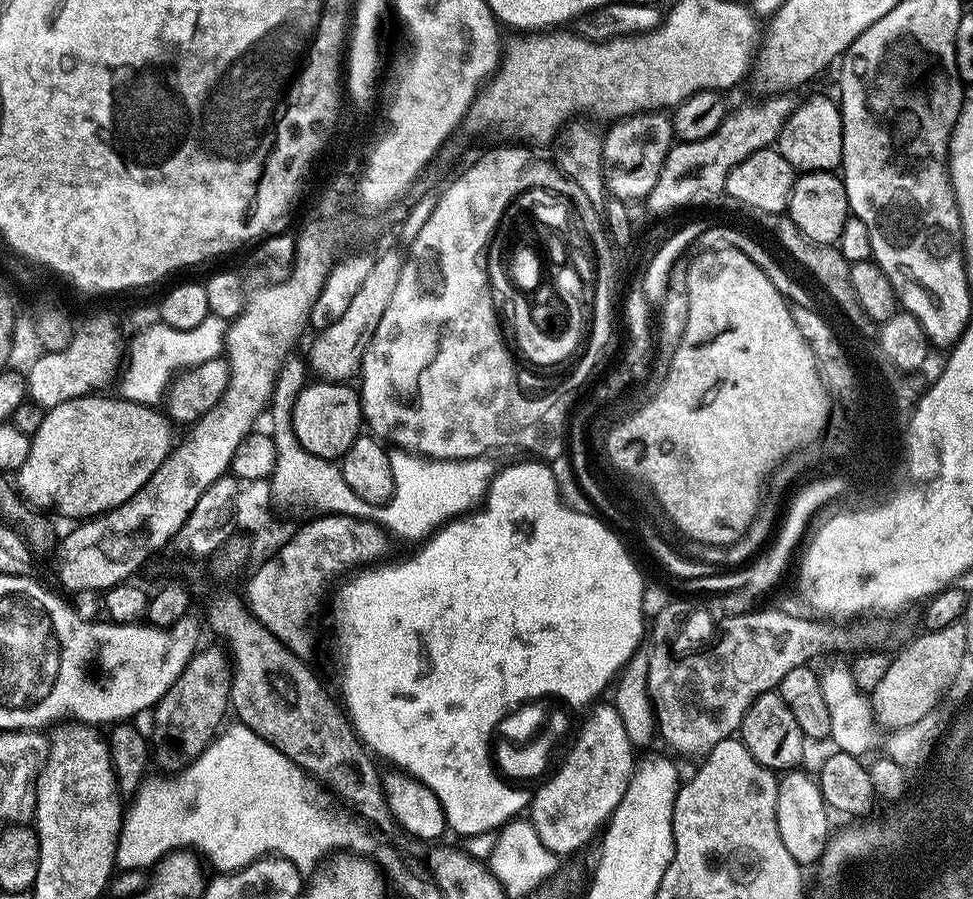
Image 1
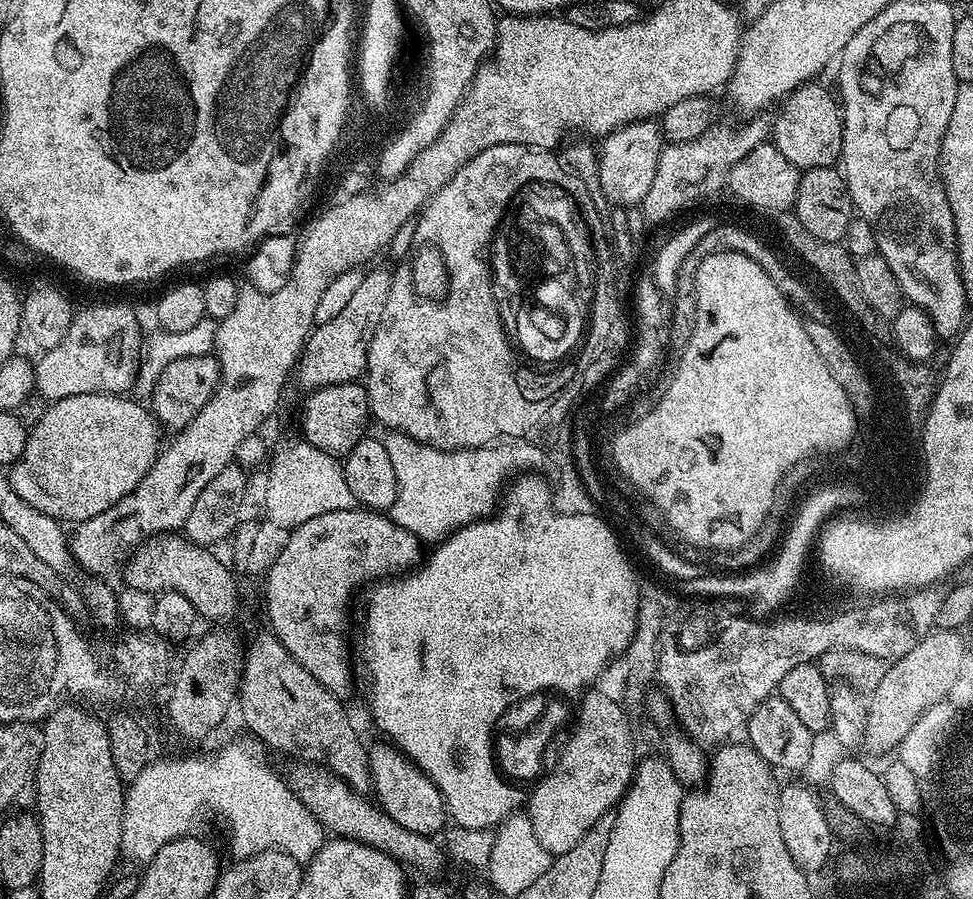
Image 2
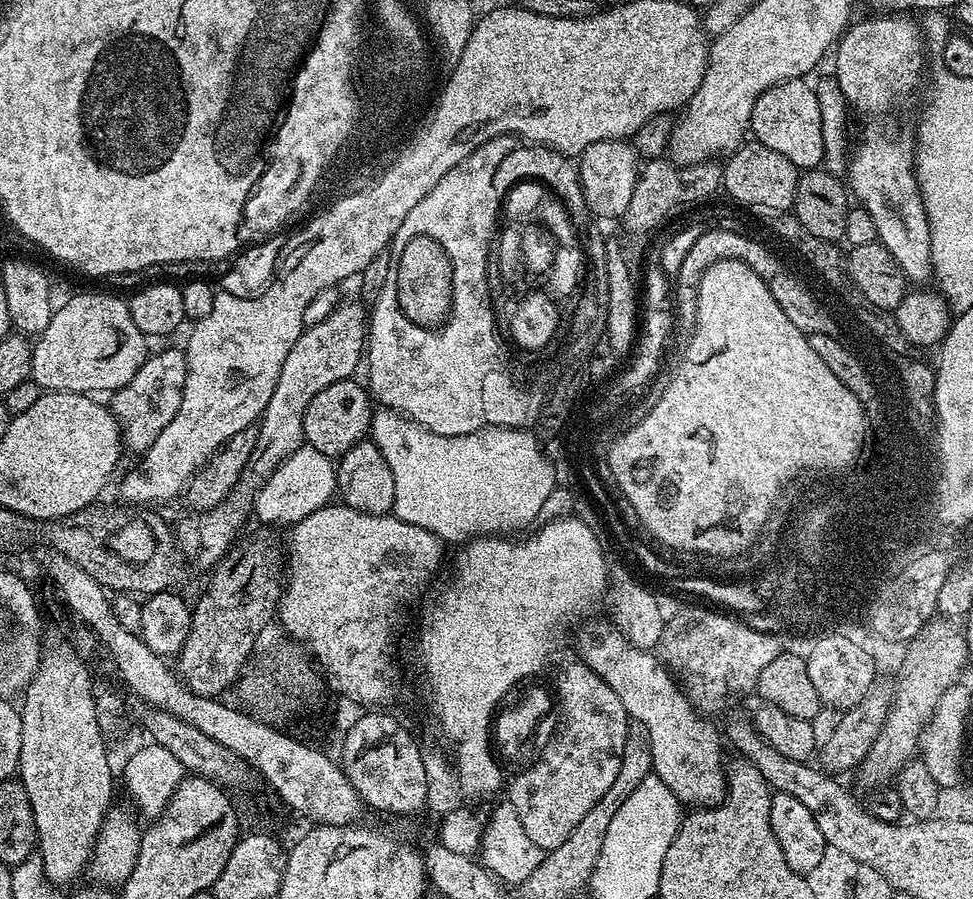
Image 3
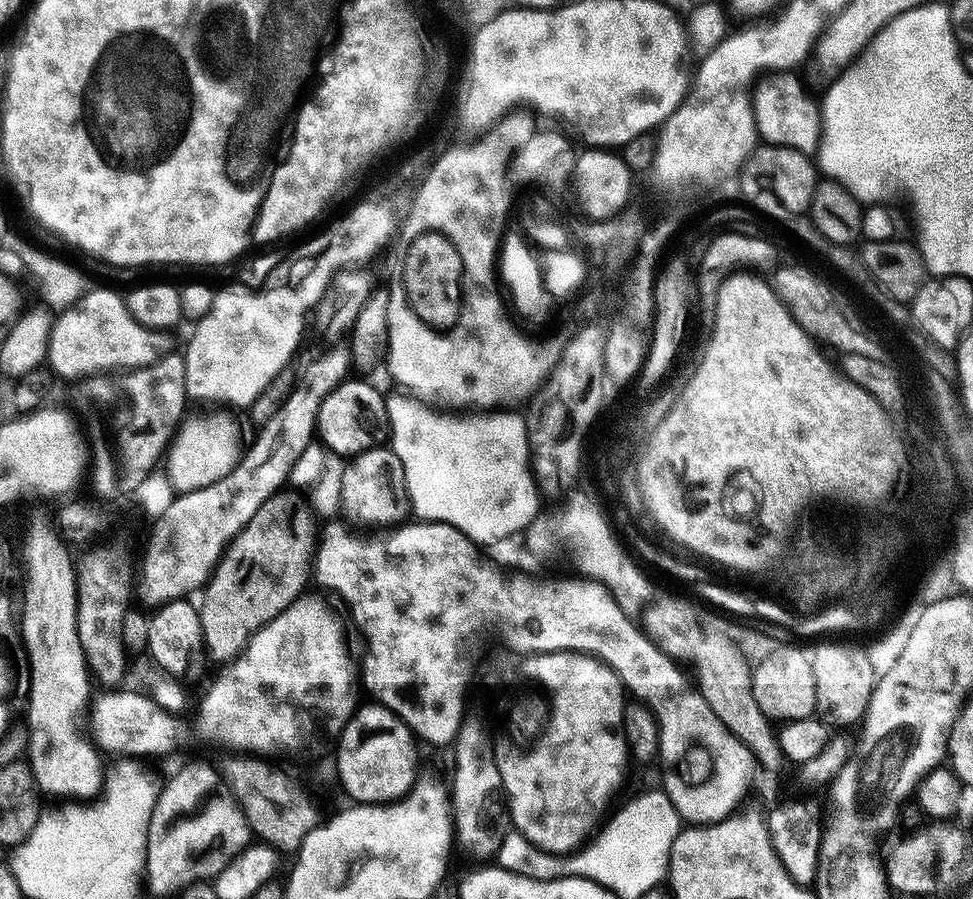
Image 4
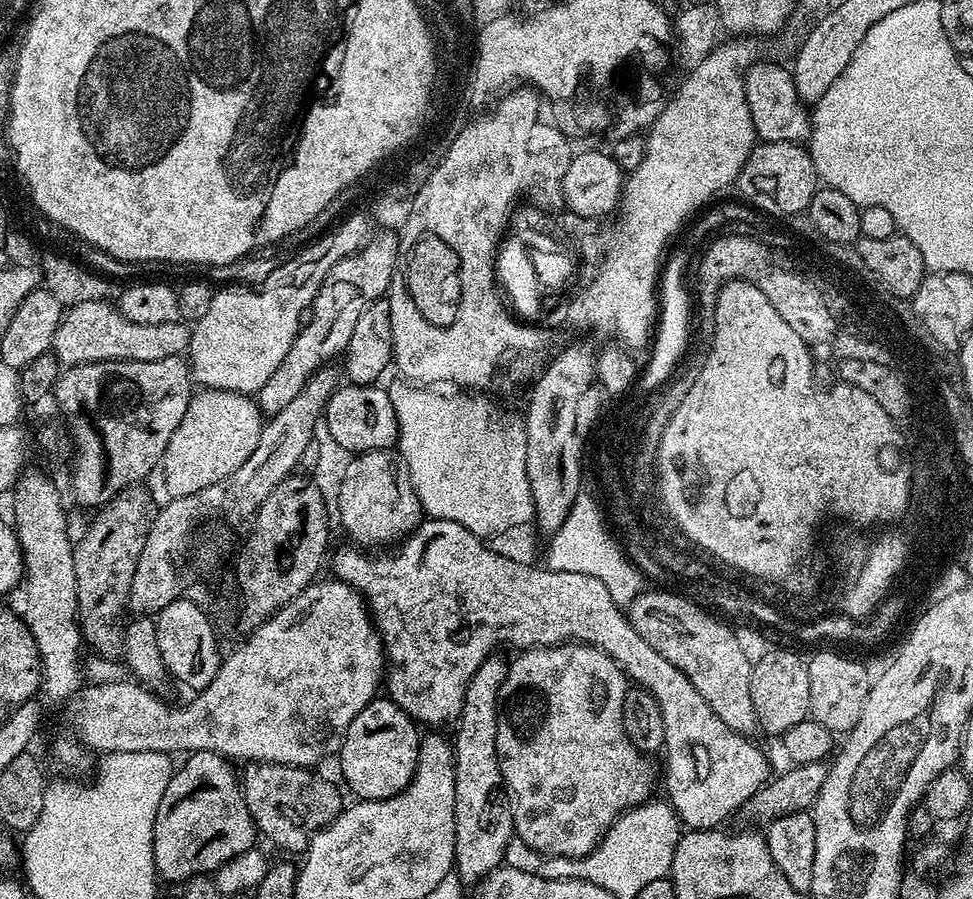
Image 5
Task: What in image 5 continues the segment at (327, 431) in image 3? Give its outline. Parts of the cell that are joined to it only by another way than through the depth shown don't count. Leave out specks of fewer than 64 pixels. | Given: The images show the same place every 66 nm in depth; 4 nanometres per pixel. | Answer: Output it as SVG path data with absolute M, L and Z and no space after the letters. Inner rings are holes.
M349 383L347 387L337 387L336 391L327 398L326 405L322 410L322 417L329 424L330 434L334 436L339 445L344 446L351 454L383 452L391 449L399 438L399 422L387 391L380 386L361 386L354 383Z

